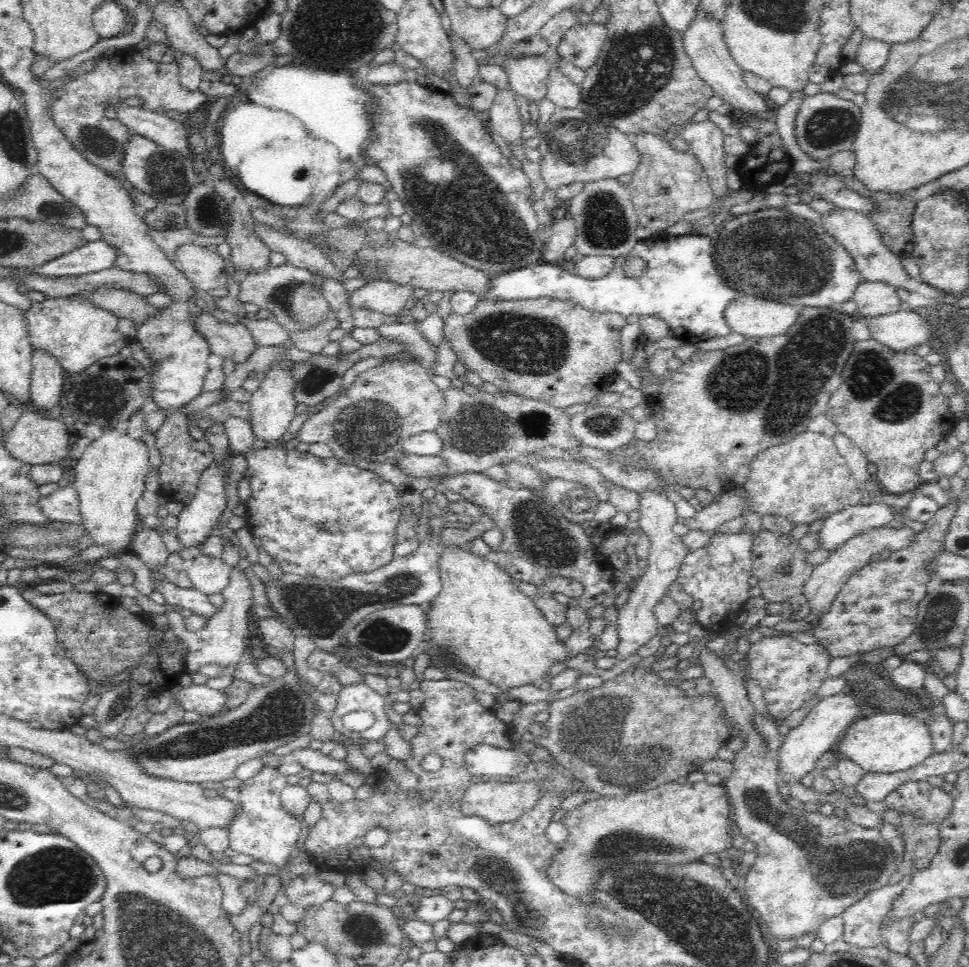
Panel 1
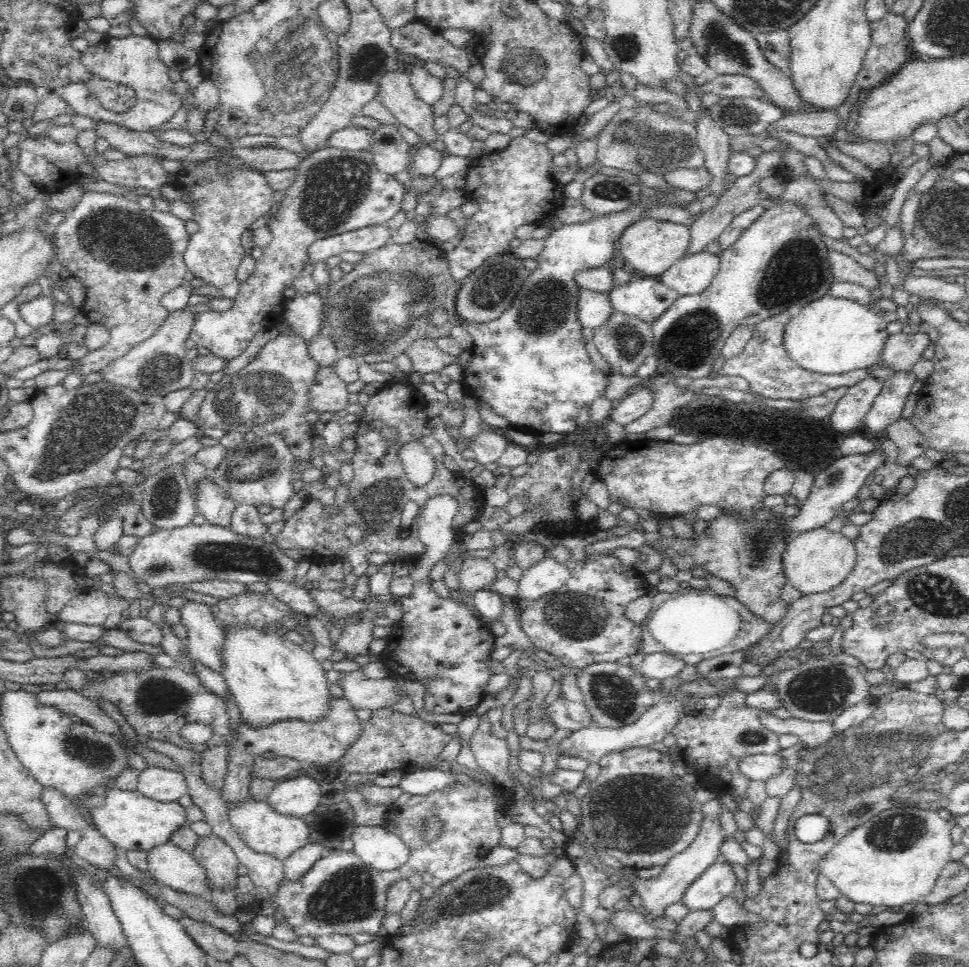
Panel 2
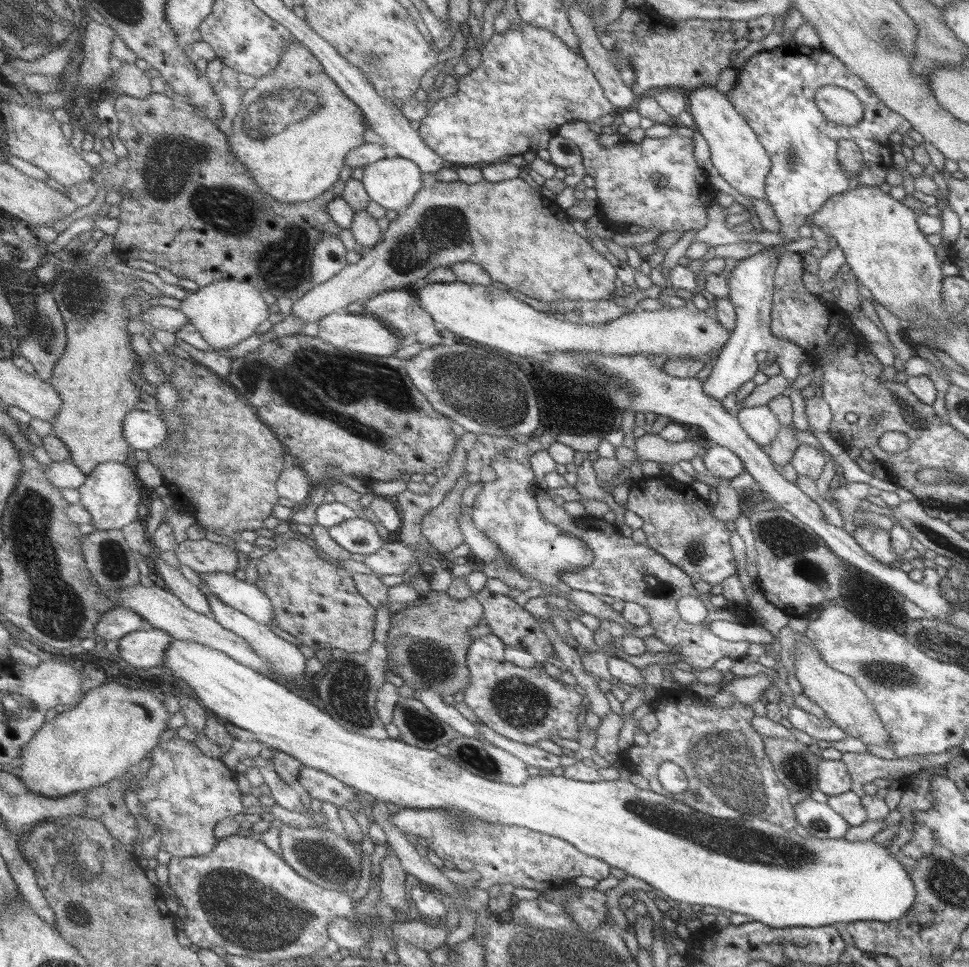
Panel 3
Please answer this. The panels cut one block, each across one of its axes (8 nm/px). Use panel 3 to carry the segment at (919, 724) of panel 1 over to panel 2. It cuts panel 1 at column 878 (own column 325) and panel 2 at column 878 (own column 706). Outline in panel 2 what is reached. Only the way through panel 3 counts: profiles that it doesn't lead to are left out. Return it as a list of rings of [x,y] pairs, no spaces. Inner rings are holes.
[[[918,807],[890,808],[882,814],[862,823],[851,830],[821,860],[819,872],[830,879],[840,890],[840,895],[852,900],[855,904],[886,906],[890,910],[899,910],[905,904],[914,905],[924,901],[932,892],[942,869],[951,862],[950,852],[953,847],[951,830],[953,826],[933,810],[922,810]]]

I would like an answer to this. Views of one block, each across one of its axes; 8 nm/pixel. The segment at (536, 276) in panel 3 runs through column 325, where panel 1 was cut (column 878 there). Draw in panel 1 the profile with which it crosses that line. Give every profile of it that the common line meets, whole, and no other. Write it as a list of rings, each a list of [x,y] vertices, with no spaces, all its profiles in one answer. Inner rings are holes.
[[[861,280],[855,289],[852,301],[858,304],[856,317],[872,318],[891,315],[898,312],[901,304],[897,290],[882,282]]]

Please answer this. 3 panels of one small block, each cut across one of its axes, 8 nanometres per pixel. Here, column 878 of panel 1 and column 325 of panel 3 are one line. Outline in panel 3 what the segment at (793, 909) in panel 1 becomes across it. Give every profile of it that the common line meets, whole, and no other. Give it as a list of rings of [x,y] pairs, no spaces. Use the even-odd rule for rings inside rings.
[[[283,825],[280,828],[280,848],[282,857],[305,878],[327,889],[353,892],[361,880],[361,856],[356,844],[345,836],[338,836],[326,827],[293,828]]]

